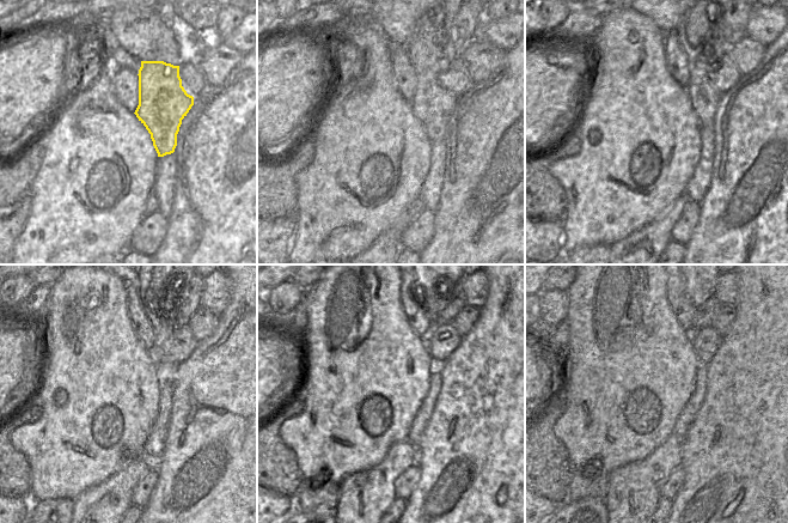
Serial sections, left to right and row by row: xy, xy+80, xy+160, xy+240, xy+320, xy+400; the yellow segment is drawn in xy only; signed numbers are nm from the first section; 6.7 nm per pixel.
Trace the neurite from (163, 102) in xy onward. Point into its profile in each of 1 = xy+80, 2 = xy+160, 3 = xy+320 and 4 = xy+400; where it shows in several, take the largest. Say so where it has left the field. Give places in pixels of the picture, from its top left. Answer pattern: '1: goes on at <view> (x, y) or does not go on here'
1: goes on at xy+80 (433, 105)
2: goes on at xy+160 (700, 60)
3: goes on at xy+320 (421, 289)
4: goes on at xy+400 (695, 289)

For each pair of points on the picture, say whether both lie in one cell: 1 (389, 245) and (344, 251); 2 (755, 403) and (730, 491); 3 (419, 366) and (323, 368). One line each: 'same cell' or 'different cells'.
1: different cells
2: same cell
3: same cell

